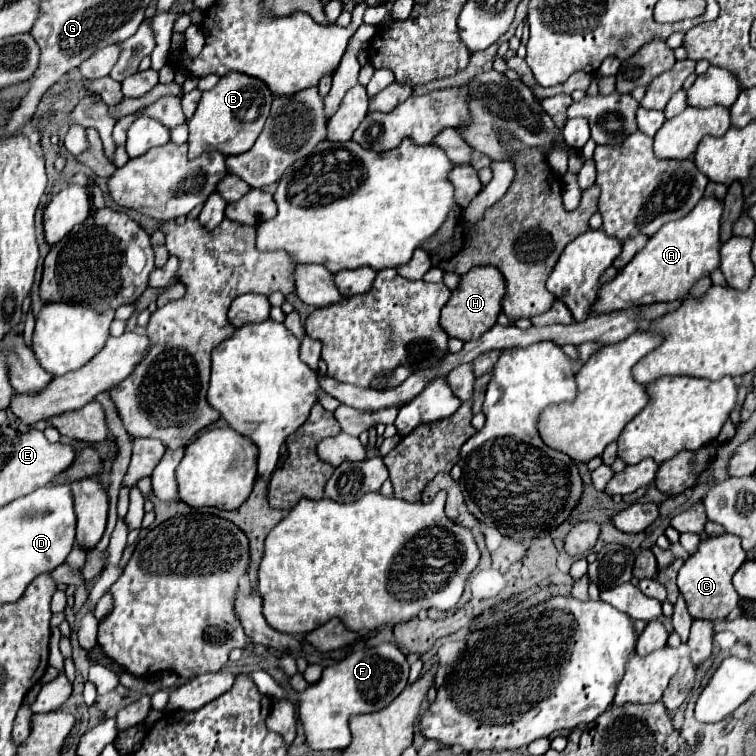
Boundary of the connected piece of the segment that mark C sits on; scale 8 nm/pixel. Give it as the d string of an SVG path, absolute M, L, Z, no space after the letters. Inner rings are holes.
M723 533L717 537L707 537L701 539L701 545L689 559L681 565L679 575L677 575L677 587L685 597L689 615L693 619L725 619L733 607L739 603L739 595L733 589L731 577L735 571L745 563L747 553L741 547L741 539L731 533Z

